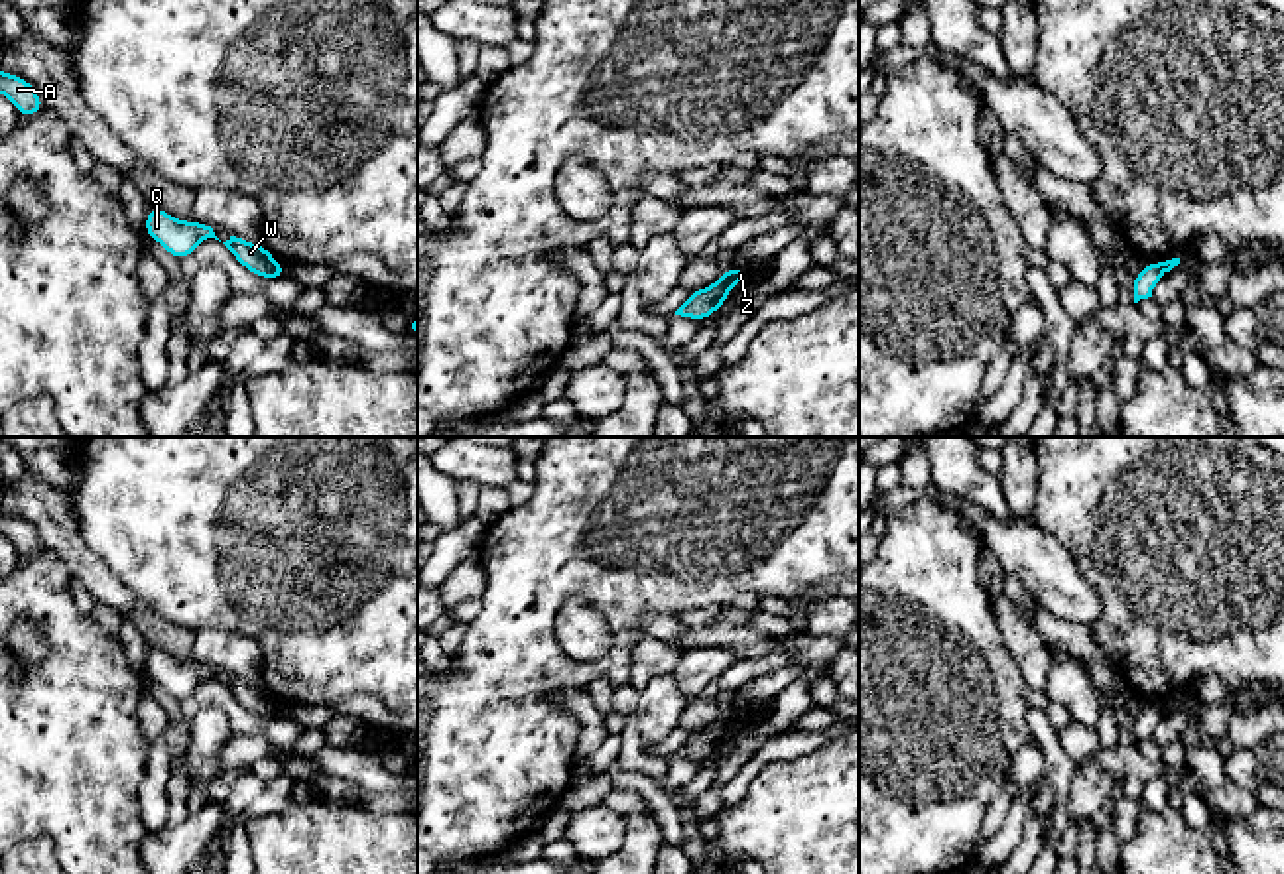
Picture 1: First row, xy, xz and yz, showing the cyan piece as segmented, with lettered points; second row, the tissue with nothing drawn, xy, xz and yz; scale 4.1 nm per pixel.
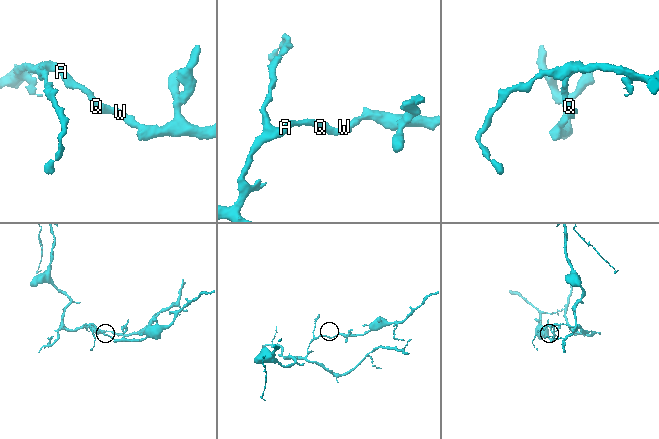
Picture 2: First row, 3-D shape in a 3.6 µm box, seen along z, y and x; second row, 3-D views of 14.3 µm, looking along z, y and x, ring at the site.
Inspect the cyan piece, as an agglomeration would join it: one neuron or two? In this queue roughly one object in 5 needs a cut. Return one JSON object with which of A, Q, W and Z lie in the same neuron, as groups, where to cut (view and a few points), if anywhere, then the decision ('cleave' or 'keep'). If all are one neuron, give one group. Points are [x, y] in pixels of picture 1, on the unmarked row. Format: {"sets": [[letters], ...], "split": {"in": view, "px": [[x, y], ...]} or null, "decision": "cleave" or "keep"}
{"sets": [["A", "Q", "W"], ["Z"]], "split": {"in": "xz", "px": [[709, 729], [723, 743]]}, "decision": "cleave"}

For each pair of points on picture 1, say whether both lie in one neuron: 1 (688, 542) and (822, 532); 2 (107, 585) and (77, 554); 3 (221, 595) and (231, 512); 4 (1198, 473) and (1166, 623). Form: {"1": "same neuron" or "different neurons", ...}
{"1": "same neuron", "2": "same neuron", "3": "same neuron", "4": "same neuron"}

